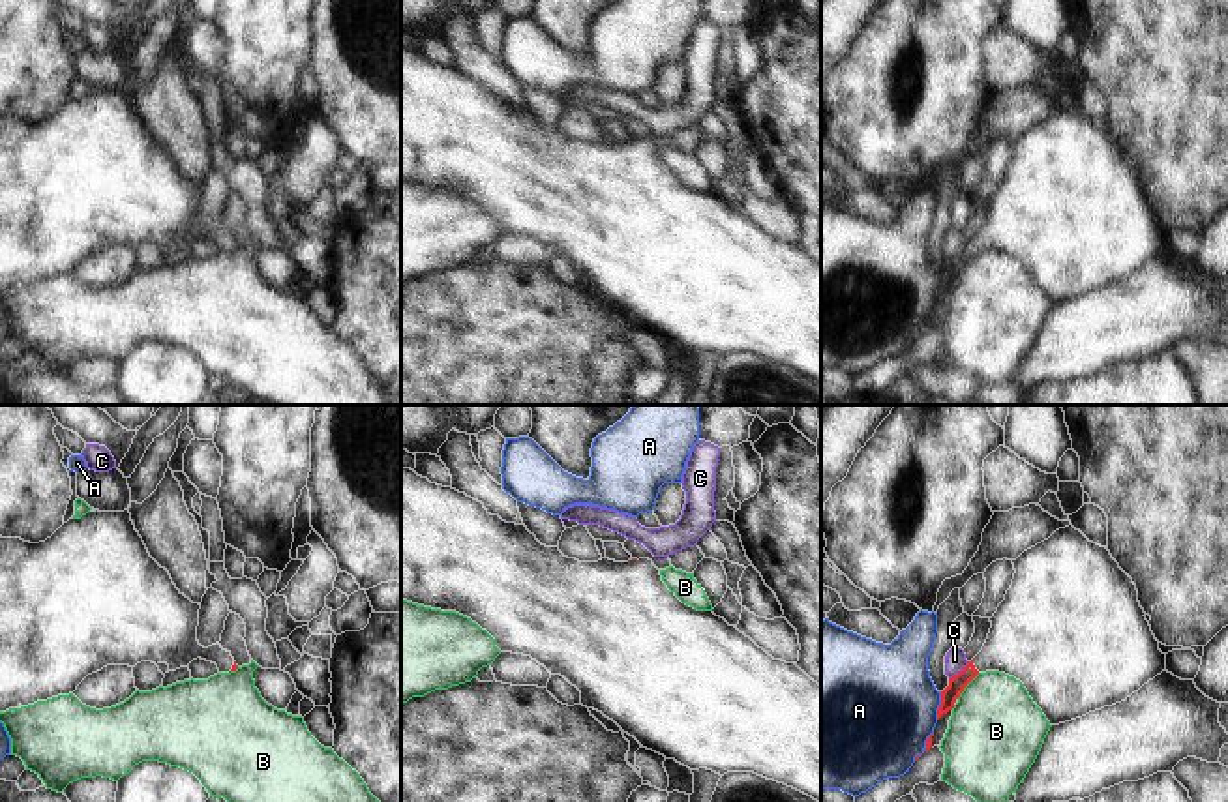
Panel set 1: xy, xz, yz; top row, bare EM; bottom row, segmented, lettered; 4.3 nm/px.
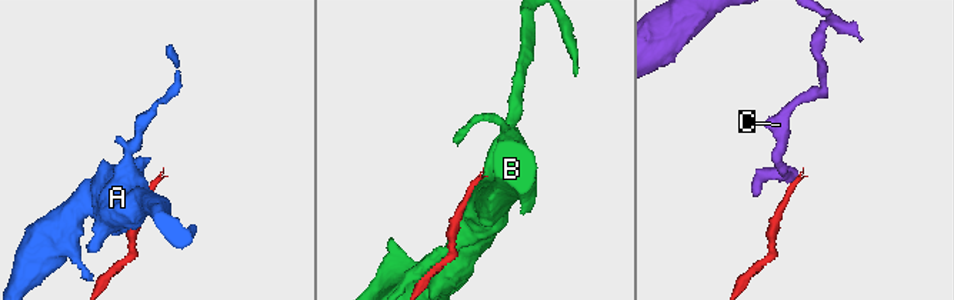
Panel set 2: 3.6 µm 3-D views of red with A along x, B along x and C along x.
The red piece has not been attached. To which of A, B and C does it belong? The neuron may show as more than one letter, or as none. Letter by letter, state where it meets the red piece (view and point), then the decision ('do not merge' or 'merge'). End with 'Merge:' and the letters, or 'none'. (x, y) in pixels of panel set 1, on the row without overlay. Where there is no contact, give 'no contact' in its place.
A: meets red in yz at (940, 285); do not merge
B: meets red in yz at (966, 265); do not merge
C: meets red in yz at (960, 252); do not merge
Merge: none

